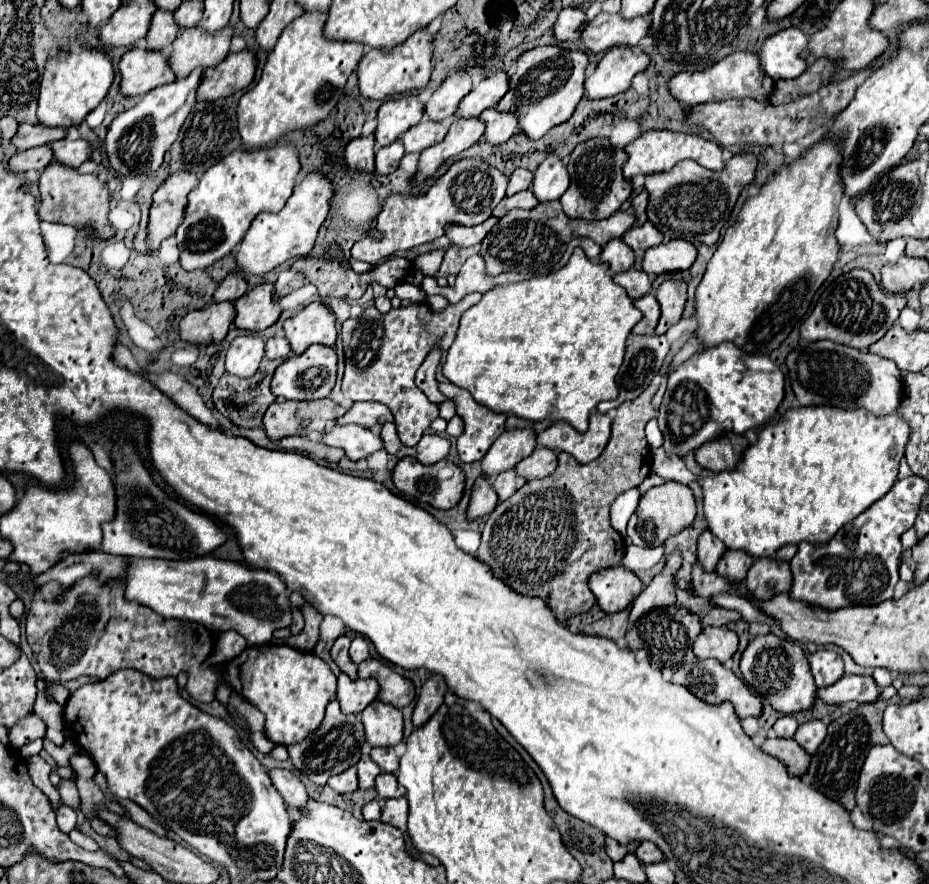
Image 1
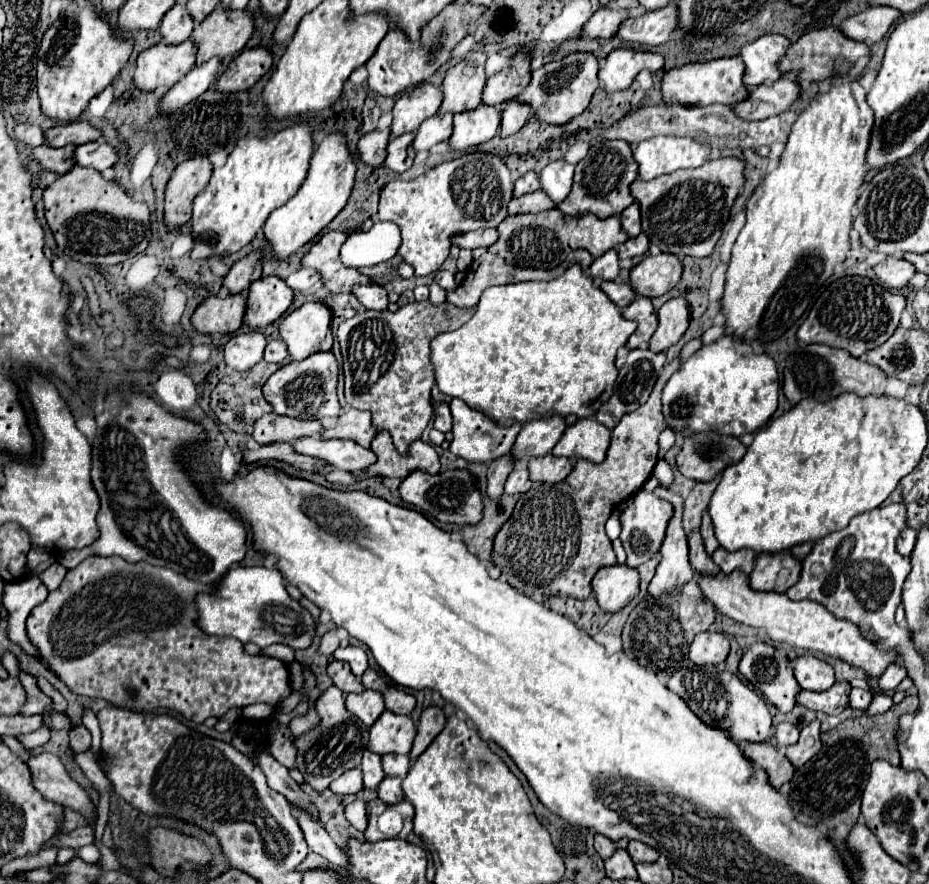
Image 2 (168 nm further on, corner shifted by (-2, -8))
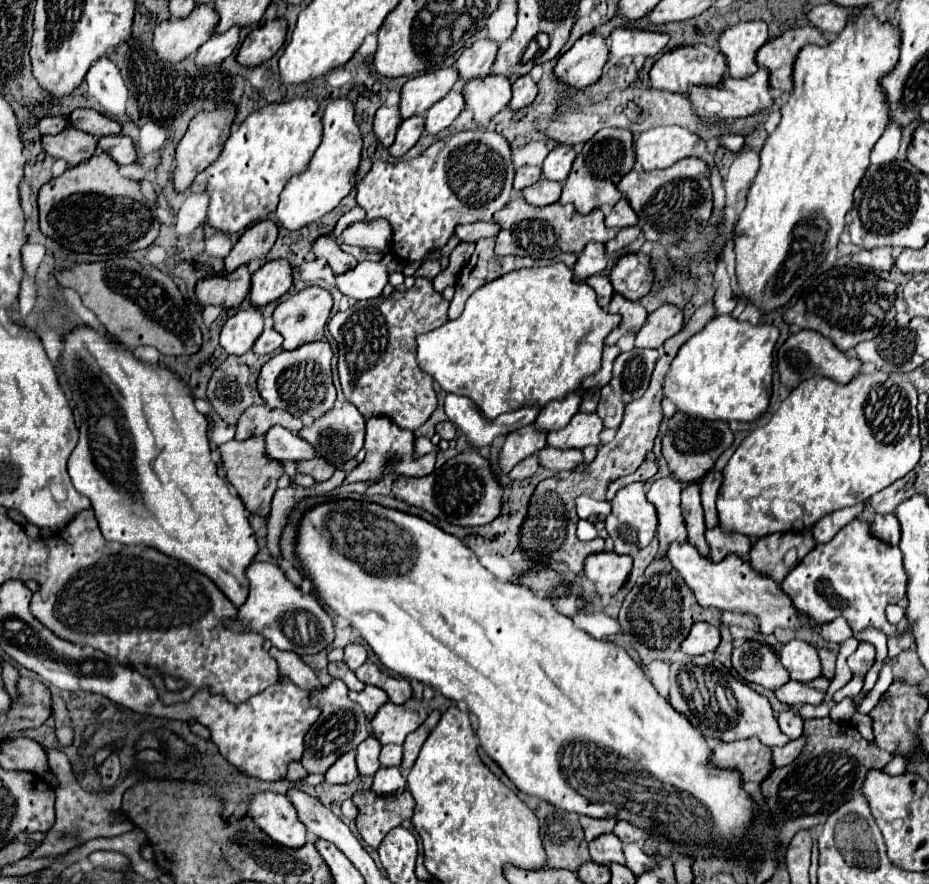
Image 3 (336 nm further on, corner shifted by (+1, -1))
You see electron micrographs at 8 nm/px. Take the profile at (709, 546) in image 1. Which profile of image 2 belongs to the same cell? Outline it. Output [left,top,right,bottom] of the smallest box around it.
[701,510,719,554]

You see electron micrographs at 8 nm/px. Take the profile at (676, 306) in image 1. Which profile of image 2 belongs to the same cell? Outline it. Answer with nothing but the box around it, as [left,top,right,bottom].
[649,298,689,352]

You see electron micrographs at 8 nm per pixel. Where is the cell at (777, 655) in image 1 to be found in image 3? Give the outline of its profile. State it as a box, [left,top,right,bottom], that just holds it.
[732,641,790,691]

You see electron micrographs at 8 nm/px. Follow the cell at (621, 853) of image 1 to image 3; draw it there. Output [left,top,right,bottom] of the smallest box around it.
[580,817,616,841]

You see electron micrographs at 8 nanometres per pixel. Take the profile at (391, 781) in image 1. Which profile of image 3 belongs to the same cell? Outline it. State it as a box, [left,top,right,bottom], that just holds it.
[372,767,406,795]

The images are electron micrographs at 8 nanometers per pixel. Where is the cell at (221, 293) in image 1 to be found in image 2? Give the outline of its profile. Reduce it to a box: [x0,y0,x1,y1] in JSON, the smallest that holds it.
[223,250,261,294]

